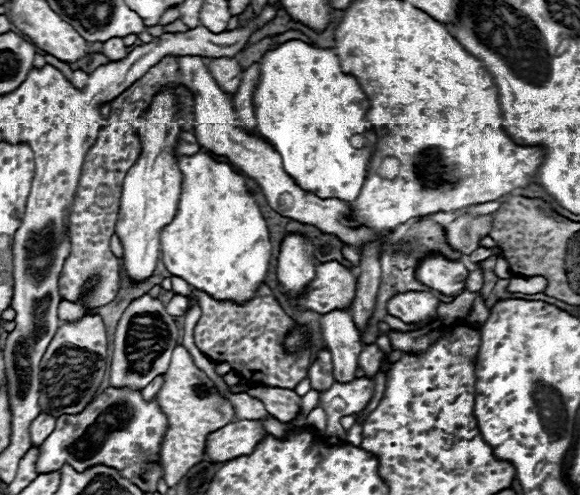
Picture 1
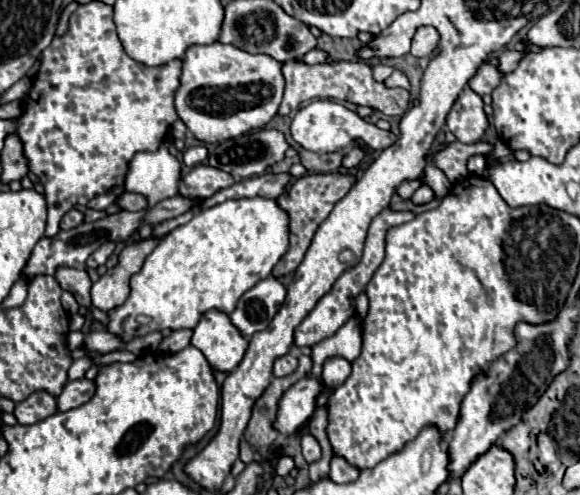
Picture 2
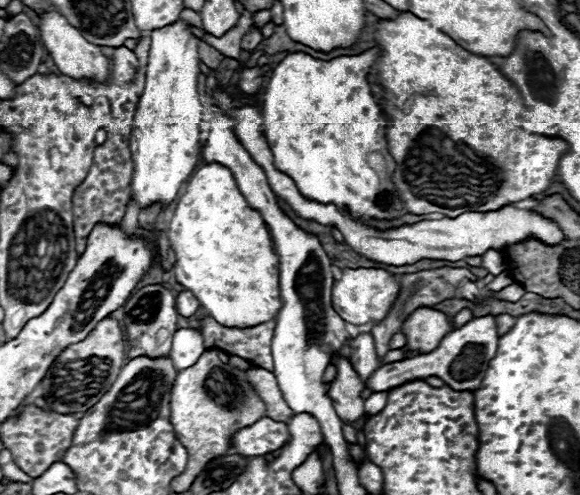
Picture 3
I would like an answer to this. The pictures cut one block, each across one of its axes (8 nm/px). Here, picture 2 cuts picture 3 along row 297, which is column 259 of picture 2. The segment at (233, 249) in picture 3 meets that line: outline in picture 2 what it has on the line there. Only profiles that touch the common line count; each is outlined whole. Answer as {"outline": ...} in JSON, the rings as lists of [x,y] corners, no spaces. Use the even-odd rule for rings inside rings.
{"outline":[[[254,196],[254,198],[238,198],[238,200],[226,200],[222,204],[216,204],[212,208],[204,208],[194,214],[194,218],[172,230],[146,258],[142,270],[132,276],[130,286],[132,292],[128,300],[108,312],[108,332],[120,334],[124,340],[130,340],[134,336],[142,336],[154,330],[180,330],[180,328],[194,328],[204,312],[218,308],[226,314],[230,314],[240,296],[250,290],[256,282],[268,278],[272,274],[272,268],[280,262],[280,258],[288,252],[288,214],[278,206],[274,198]]]}

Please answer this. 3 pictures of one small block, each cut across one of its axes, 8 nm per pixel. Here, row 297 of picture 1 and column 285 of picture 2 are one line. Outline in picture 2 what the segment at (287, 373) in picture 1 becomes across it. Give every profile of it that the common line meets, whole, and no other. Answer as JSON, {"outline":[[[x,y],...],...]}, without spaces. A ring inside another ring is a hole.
{"outline":[[[308,174],[308,176],[294,180],[288,186],[286,194],[278,196],[278,204],[286,210],[286,214],[290,218],[290,248],[282,256],[278,266],[274,266],[274,272],[272,272],[274,276],[284,276],[284,274],[290,274],[298,268],[298,264],[302,262],[318,226],[328,218],[334,204],[346,196],[346,192],[350,190],[352,184],[354,184],[354,178],[348,174]]]}

